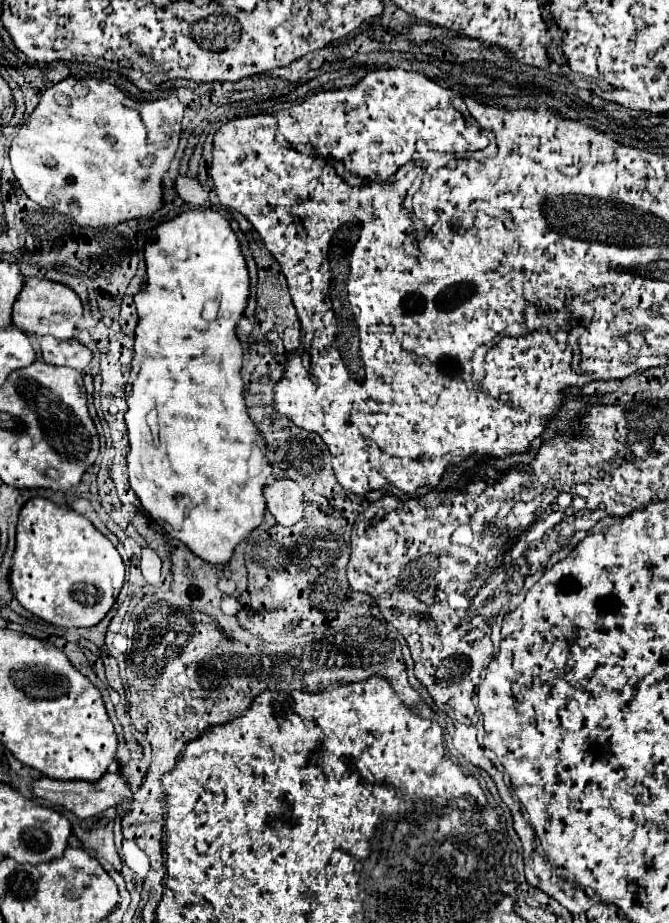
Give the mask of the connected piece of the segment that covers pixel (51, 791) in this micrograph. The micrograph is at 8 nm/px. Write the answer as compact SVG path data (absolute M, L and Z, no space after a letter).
M107 772L97 782L87 782L87 780L51 780L51 778L43 776L43 778L35 780L35 782L31 782L31 792L37 798L43 798L43 800L47 800L51 804L59 804L59 806L71 810L79 818L91 818L91 816L97 816L97 814L105 812L107 808L115 808L117 804L133 800L133 792L129 788L129 780L121 772Z

